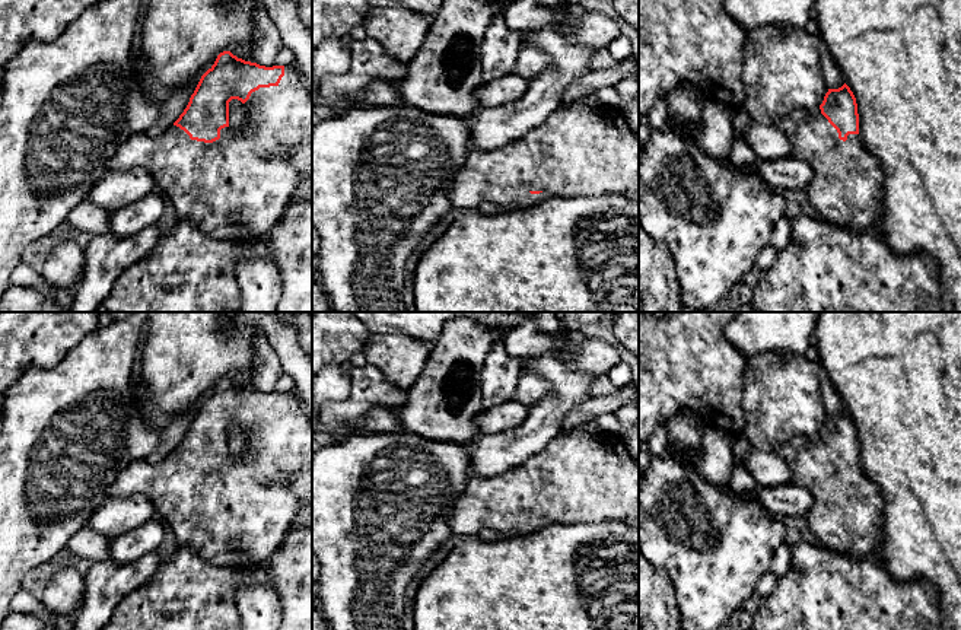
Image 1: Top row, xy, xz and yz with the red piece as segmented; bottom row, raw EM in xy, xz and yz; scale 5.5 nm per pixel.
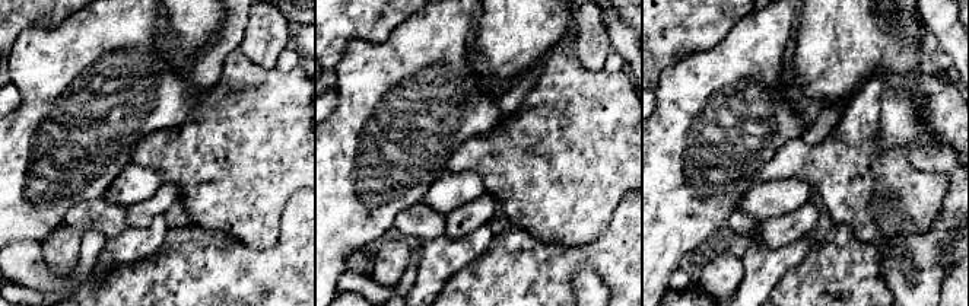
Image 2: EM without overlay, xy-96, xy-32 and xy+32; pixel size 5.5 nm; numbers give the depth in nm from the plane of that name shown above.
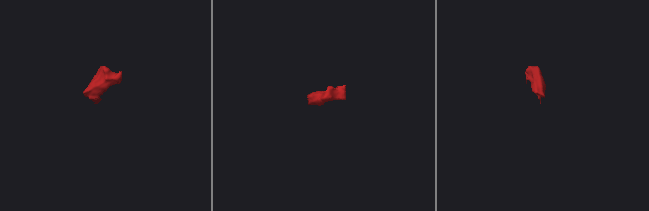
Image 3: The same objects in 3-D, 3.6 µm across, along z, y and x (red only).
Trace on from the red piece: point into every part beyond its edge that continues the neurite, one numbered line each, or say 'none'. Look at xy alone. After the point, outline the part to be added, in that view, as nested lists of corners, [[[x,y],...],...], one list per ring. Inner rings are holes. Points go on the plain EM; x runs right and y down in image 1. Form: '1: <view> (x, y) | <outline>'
1: xy (238, 512) | [[[284,392],[284,402],[277,413],[260,414],[251,420],[244,454],[222,455],[220,465],[213,470],[191,467],[174,451],[156,464],[133,461],[108,487],[108,497],[133,494],[147,497],[157,516],[174,531],[179,547],[194,550],[206,561],[238,569],[246,563],[264,563],[279,551],[296,512],[312,505],[312,420],[297,394]]]

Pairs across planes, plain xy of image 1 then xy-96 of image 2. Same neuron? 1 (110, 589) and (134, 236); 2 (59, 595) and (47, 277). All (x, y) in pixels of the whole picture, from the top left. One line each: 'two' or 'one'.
1: one
2: two

